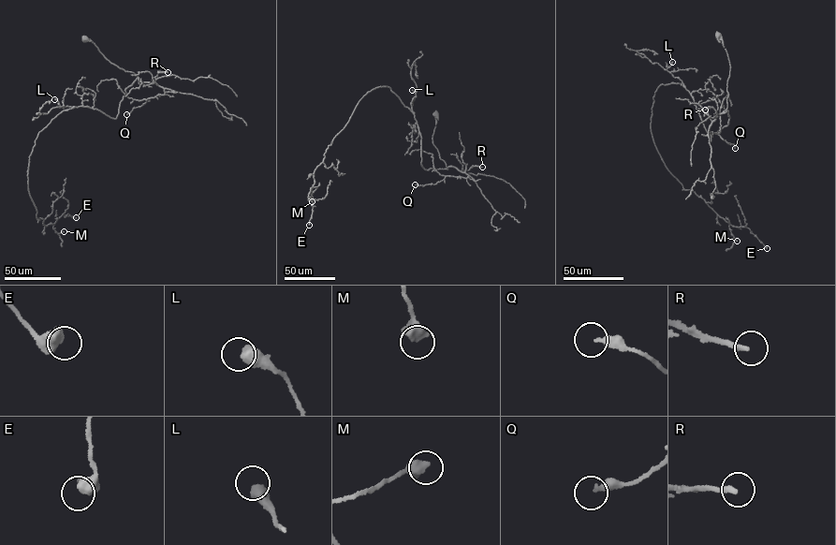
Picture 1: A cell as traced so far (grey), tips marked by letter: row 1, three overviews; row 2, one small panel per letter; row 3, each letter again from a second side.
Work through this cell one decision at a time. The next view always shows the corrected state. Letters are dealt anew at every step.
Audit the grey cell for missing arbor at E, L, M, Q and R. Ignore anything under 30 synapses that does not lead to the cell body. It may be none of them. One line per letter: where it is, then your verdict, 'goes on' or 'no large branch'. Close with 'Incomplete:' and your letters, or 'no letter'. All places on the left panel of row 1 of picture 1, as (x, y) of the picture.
E: (76, 217) | no large branch
L: (54, 99) | no large branch
M: (64, 231) | no large branch
Q: (126, 114) | no large branch
R: (168, 72) | goes on
Incomplete: R

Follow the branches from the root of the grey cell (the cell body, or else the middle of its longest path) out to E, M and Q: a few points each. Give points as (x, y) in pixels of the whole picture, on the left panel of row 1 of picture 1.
E: (85, 39), (139, 81), (115, 119), (64, 110), (36, 139), (36, 218), (76, 217)
M: (85, 39), (139, 81), (125, 90), (115, 119), (75, 107), (38, 132), (28, 192), (36, 218), (64, 231)
Q: (85, 39), (110, 63), (135, 74), (139, 83), (155, 83), (163, 89), (163, 95), (149, 97), (126, 114)

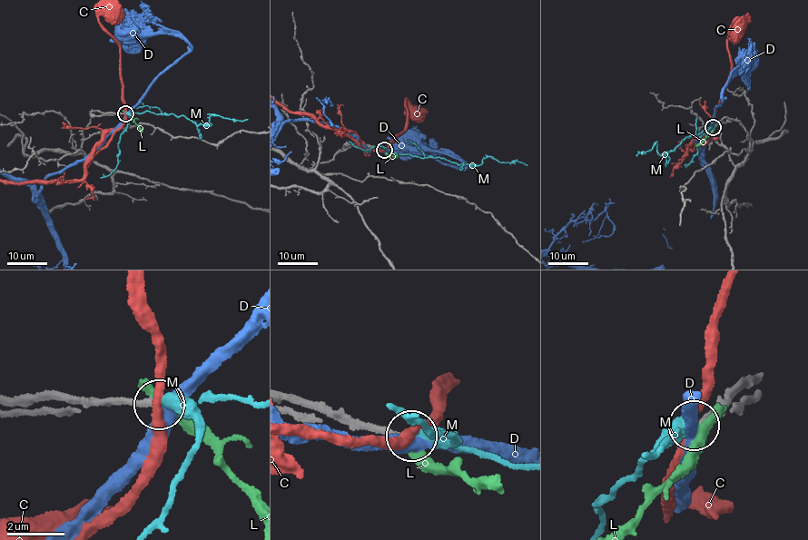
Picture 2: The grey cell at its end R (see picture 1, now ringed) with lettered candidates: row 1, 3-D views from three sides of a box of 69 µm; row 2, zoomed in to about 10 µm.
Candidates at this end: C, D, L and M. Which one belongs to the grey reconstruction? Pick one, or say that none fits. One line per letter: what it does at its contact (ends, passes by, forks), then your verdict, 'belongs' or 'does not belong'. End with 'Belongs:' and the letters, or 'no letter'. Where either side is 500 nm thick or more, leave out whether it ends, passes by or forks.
C: it passes by | does not belong
D: it passes by | does not belong
L: it ends | does not belong
M: it ends | belongs
Belongs: M

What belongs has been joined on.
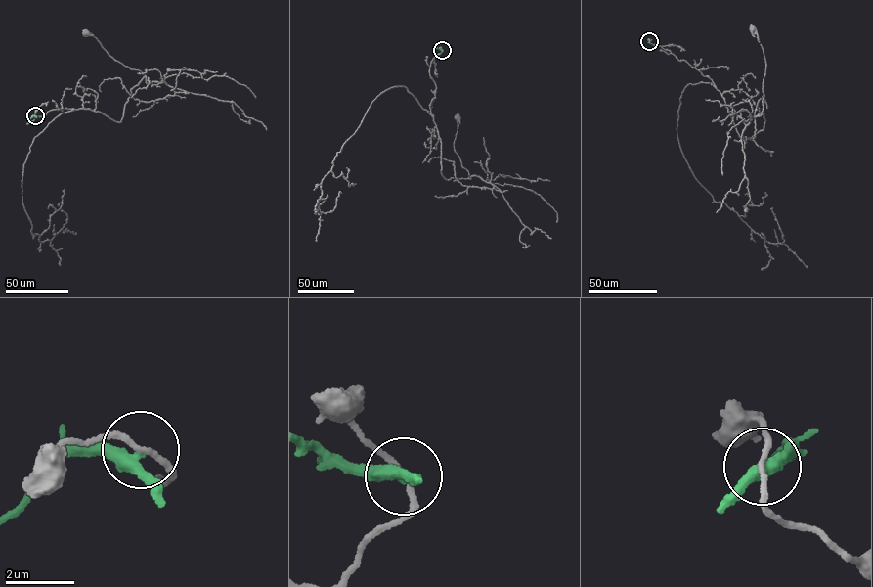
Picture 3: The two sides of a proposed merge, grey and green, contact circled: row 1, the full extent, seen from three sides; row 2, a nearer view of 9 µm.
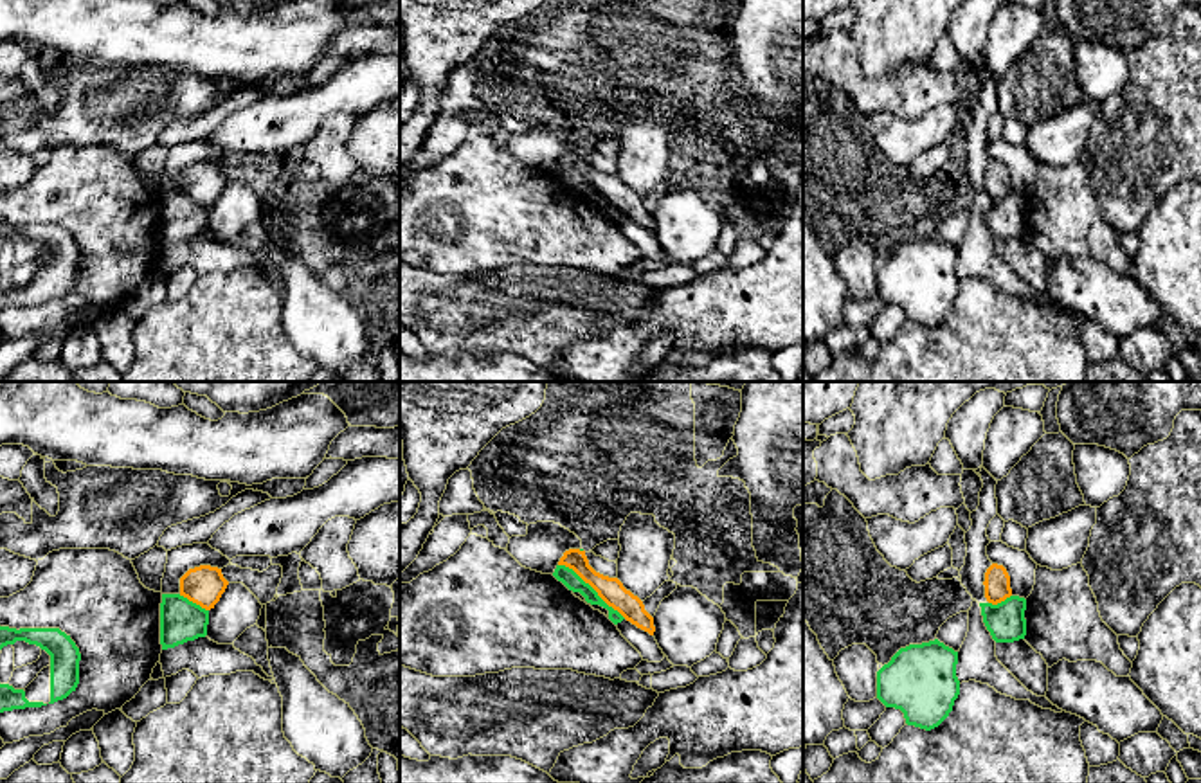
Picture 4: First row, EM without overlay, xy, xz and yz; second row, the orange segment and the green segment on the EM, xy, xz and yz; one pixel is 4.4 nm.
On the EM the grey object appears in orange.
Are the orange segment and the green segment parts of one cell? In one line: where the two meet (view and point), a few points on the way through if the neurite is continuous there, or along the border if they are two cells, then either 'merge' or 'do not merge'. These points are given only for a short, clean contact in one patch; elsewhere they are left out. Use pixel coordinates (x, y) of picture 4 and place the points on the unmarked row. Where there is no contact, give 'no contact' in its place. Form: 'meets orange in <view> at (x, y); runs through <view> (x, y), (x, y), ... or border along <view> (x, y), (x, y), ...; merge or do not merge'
meets orange in xz at (593, 184); border along xz (559, 161), (573, 166), (625, 215); do not merge

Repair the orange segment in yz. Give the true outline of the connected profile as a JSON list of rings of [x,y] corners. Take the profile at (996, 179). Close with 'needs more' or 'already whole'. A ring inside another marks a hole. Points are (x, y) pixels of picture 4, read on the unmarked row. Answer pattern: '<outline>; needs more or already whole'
[[[992,160],[985,169],[985,194],[998,202],[1012,193],[1010,173],[1003,162]]]; already whole

